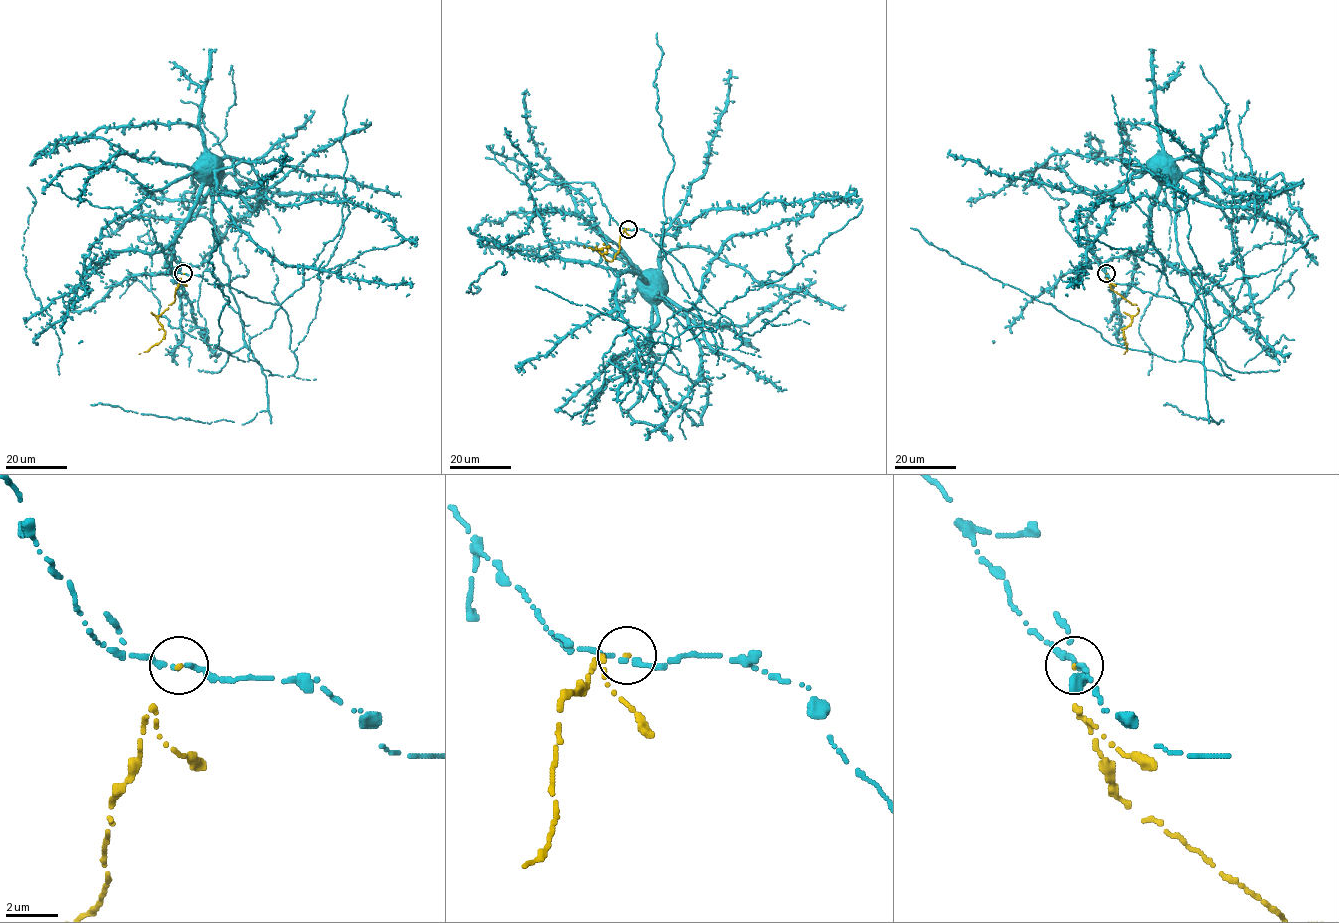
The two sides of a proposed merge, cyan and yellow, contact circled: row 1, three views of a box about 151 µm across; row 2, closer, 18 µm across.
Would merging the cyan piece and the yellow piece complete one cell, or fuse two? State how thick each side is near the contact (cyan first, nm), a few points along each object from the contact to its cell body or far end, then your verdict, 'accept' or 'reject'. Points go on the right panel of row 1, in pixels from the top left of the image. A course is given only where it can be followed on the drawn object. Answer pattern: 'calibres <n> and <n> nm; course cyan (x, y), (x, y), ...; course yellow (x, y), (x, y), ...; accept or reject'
calibres 190 and 100 nm; course cyan (1107, 273), (1061, 220), (1067, 202), (1032, 184), (1032, 174), (1061, 167), (1078, 186), (1107, 191), (1156, 162); course yellow (1106, 273), (1113, 290), (1132, 305), (1136, 304), (1139, 309), (1123, 330), (1127, 345), (1124, 354); reject

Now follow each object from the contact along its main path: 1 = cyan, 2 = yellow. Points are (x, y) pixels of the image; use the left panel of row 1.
1: (183, 273), (174, 271), (148, 220), (67, 196), (50, 184), (72, 166), (117, 167), (155, 191), (204, 162)
2: (184, 273), (175, 290), (175, 299), (157, 318), (165, 335), (160, 342), (139, 354)

